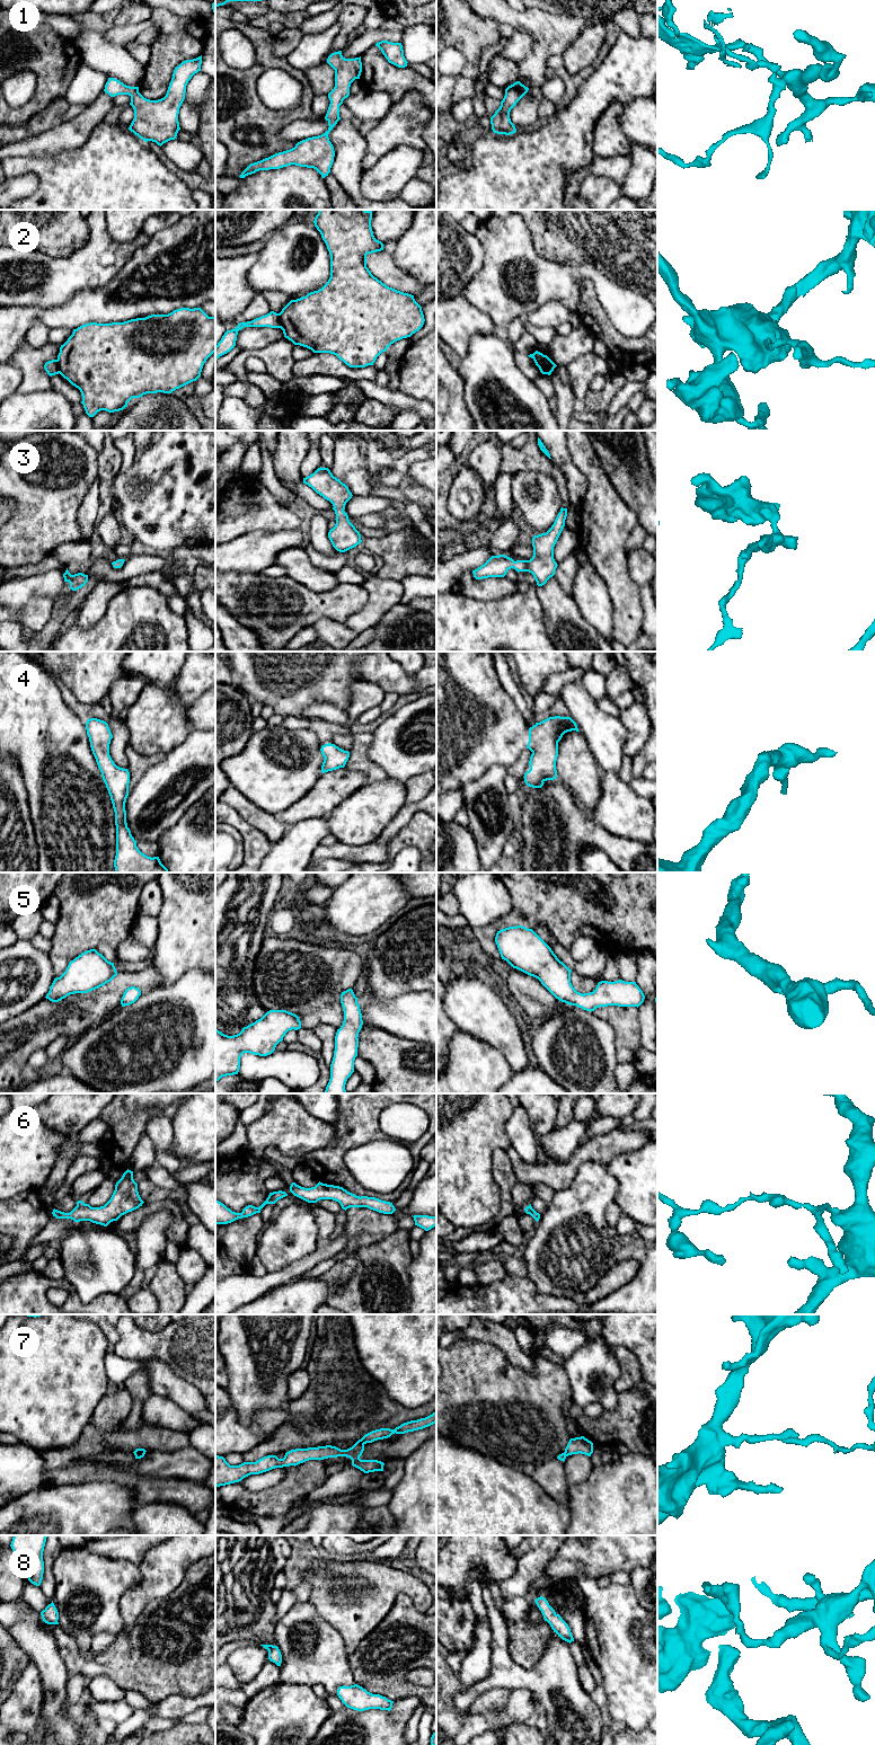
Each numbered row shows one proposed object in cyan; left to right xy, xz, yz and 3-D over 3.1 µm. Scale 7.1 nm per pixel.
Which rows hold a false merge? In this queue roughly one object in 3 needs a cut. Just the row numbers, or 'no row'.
2, 7

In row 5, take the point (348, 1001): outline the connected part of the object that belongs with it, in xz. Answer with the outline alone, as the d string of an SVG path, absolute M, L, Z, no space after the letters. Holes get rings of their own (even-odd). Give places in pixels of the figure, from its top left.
M352 989L342 992L341 1003L344 1011L344 1021L335 1036L330 1079L325 1093L347 1093L345 1084L354 1072L354 1061L359 1047L357 1037L363 1025L360 1004Z

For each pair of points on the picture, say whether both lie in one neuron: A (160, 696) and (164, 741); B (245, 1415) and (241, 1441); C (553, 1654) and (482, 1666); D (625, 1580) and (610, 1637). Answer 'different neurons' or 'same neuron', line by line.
A: same neuron
B: different neurons
C: different neurons
D: different neurons

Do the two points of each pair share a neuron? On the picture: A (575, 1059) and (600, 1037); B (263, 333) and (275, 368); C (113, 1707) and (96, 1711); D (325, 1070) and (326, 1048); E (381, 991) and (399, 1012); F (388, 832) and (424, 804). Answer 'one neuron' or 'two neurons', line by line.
A: one neuron
B: two neurons
C: one neuron
D: two neurons
E: two neurons
F: one neuron

